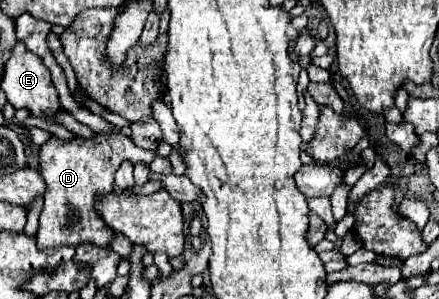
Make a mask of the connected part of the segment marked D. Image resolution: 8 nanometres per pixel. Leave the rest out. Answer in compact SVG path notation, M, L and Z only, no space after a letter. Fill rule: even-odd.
M100 132L92 138L74 136L74 140L60 140L50 136L46 144L40 146L40 174L46 182L44 208L40 214L38 226L38 246L40 250L60 248L60 246L78 246L84 240L90 240L96 246L110 246L114 232L100 218L94 202L98 194L108 194L114 190L114 172L122 160L146 162L150 164L156 154L140 150L132 138L116 132Z

